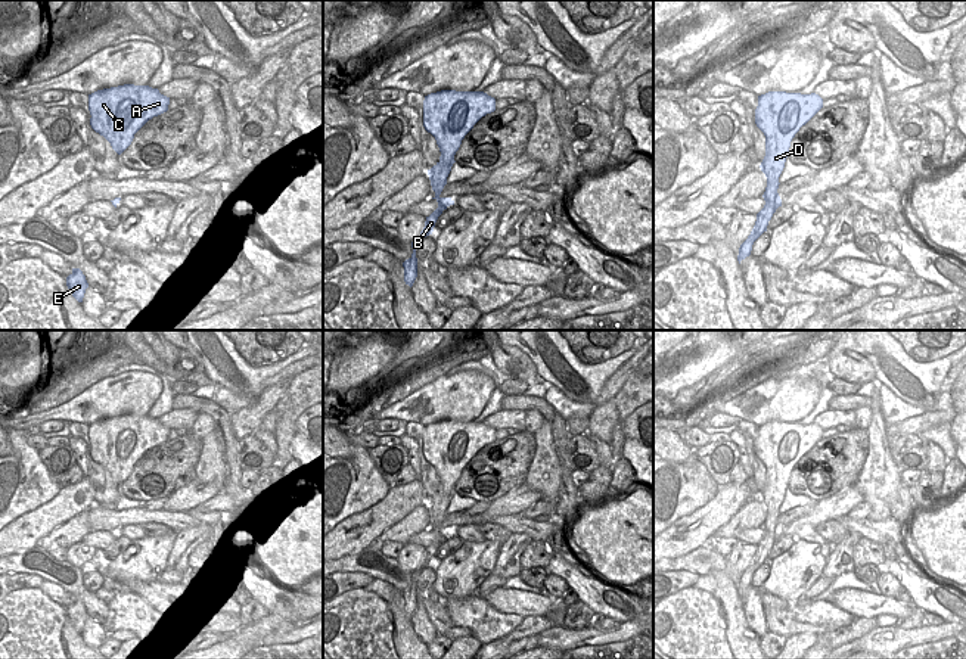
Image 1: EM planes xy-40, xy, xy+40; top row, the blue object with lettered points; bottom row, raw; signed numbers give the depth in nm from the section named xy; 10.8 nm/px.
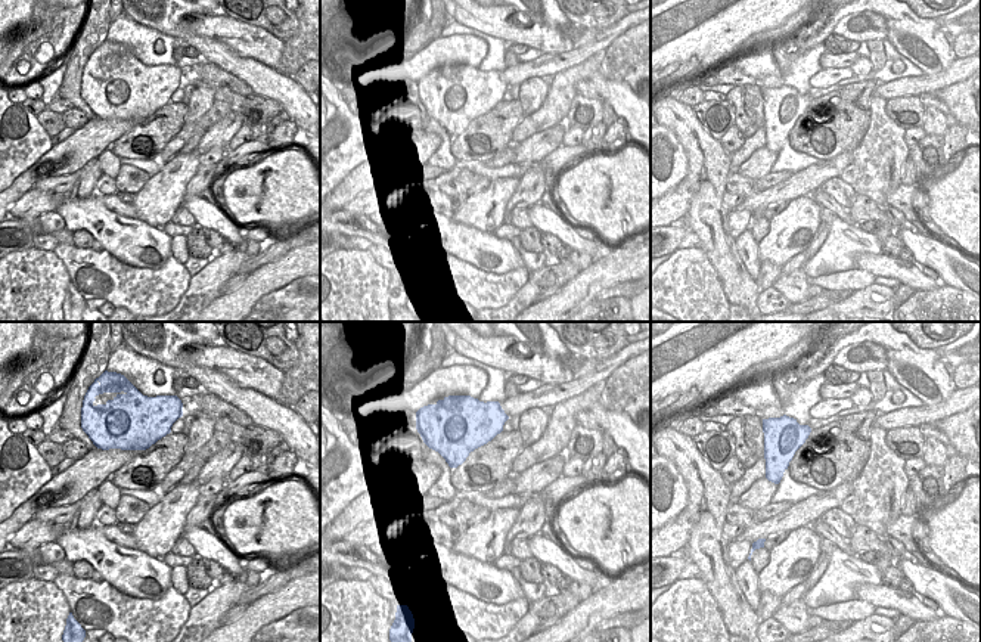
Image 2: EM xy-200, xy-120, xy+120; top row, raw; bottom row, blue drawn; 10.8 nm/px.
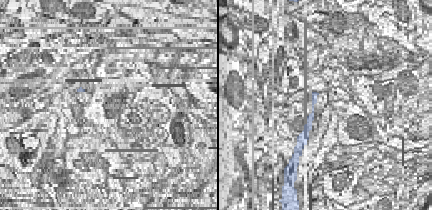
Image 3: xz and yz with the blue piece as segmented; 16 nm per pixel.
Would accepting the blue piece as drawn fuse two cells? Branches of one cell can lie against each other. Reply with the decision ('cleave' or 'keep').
keep

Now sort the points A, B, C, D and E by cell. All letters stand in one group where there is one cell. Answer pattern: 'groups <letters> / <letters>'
groups A B C D E

